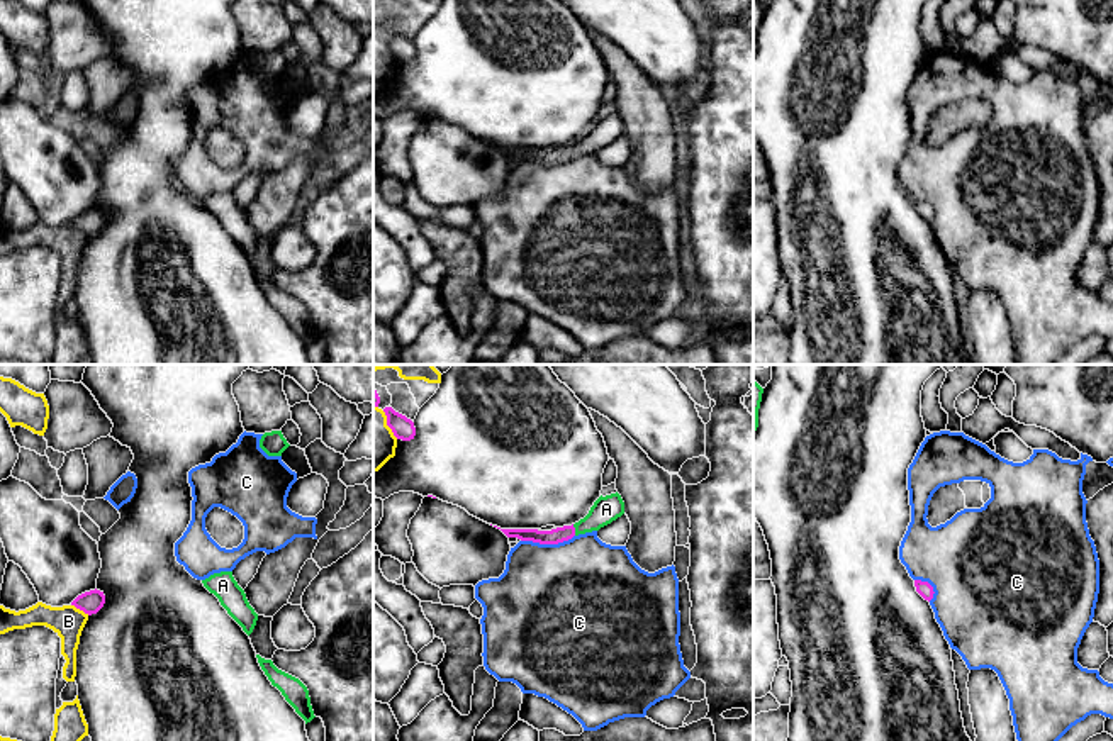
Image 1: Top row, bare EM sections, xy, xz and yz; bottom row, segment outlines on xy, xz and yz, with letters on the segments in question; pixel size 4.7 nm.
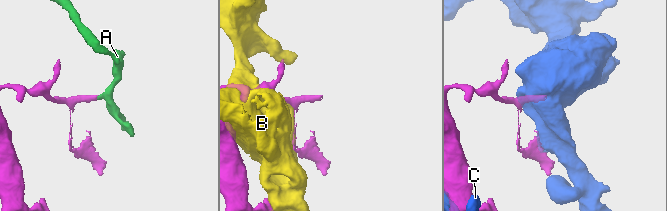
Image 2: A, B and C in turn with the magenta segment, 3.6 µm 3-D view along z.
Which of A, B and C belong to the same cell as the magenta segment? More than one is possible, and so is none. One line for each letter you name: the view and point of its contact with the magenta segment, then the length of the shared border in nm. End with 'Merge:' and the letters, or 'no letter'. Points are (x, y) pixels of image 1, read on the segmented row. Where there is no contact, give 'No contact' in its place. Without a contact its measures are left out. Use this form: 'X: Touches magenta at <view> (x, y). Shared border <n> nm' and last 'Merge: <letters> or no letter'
A: Touches magenta at xz (574, 529). Shared border 60 nm
Merge: A

